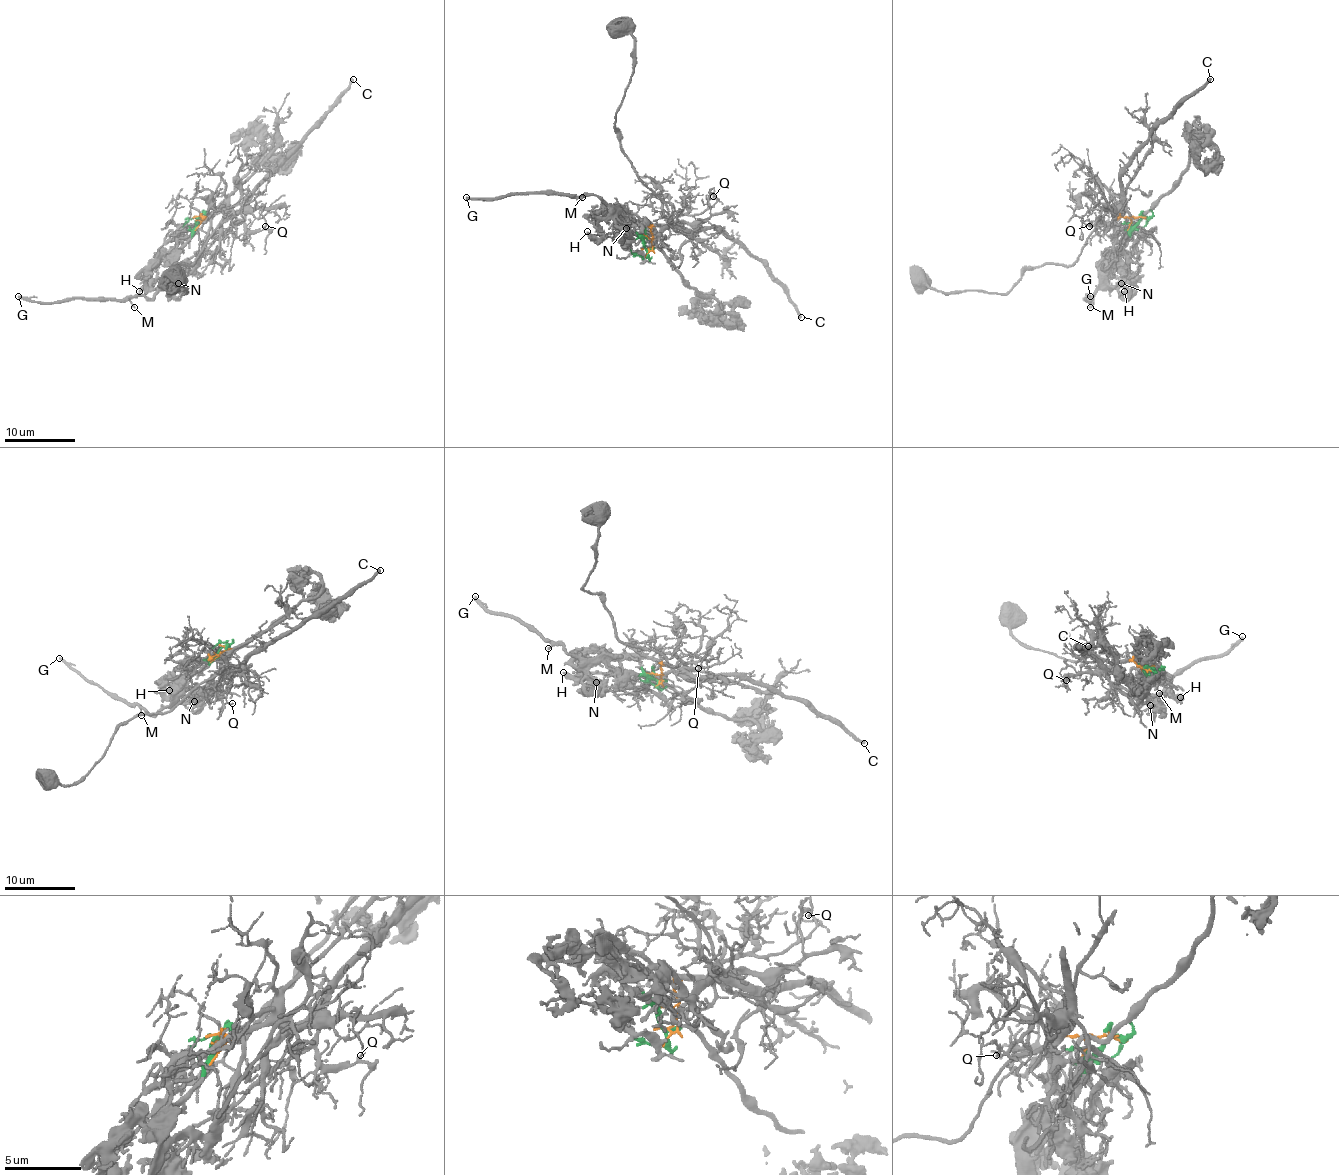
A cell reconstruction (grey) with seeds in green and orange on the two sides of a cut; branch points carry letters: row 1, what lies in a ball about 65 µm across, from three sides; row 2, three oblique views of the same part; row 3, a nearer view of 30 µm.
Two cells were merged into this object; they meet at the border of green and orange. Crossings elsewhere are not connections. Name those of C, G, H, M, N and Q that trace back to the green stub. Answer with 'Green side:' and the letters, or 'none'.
Green side: G, H, M, N

